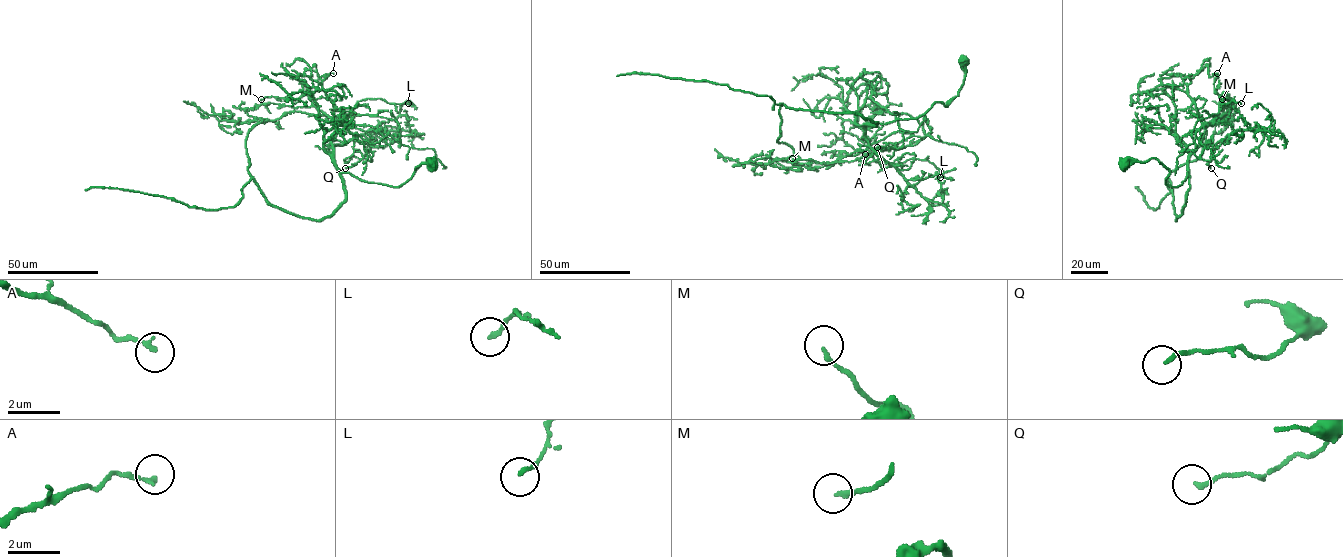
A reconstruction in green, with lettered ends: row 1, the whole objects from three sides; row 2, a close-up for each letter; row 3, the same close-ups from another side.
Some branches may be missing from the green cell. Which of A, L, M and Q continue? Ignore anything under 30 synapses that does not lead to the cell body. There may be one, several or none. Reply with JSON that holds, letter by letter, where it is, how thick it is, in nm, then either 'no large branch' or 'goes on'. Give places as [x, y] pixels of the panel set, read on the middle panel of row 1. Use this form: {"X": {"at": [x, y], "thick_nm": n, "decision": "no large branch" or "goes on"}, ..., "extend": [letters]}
{"A": {"at": [865, 154], "thick_nm": 160, "decision": "no large branch"}, "L": {"at": [940, 177], "thick_nm": 150, "decision": "no large branch"}, "M": {"at": [792, 158], "thick_nm": 160, "decision": "no large branch"}, "Q": {"at": [877, 147], "thick_nm": 150, "decision": "no large branch"}, "extend": []}

